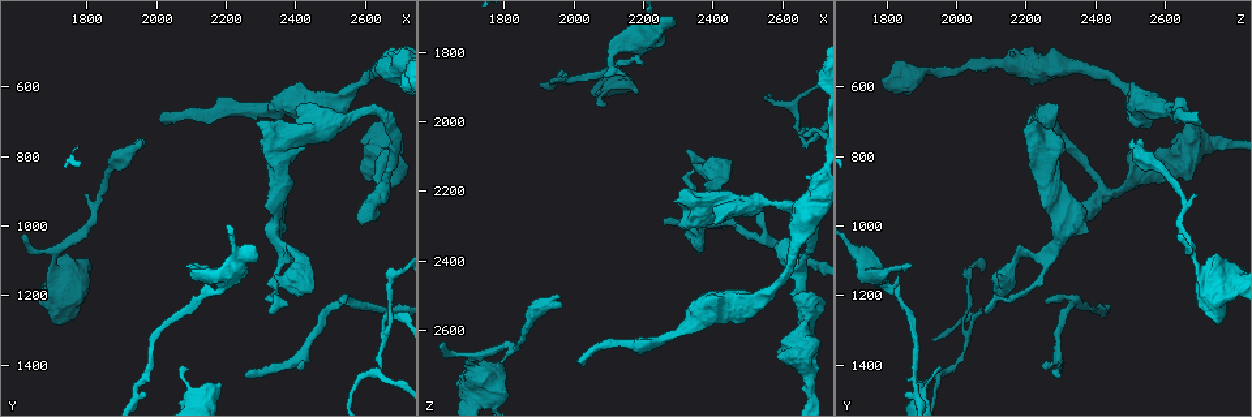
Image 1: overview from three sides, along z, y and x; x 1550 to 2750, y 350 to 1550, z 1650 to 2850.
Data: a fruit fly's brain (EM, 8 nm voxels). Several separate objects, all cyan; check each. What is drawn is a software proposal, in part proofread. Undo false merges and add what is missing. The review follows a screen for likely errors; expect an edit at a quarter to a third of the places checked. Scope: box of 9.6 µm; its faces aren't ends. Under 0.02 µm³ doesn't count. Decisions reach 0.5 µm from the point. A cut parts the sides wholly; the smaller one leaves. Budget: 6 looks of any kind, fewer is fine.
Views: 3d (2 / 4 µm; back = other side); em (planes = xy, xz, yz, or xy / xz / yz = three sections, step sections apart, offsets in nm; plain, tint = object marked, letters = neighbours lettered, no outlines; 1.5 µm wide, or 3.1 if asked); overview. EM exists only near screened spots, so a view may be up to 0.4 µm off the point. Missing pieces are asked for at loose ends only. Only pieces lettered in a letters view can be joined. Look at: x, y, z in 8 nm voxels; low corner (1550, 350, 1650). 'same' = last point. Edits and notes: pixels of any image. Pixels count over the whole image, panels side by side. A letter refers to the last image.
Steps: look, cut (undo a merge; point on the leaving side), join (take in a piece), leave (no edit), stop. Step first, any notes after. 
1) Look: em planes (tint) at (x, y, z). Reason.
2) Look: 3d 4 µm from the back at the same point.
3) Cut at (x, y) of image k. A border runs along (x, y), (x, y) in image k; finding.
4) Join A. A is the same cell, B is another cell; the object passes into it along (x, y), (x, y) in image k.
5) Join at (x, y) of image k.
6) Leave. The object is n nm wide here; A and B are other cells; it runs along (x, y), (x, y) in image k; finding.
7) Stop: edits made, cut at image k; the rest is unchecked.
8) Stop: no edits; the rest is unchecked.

Look: 3d 4 µm at (2260, 1430, 2310). Branch stops here.

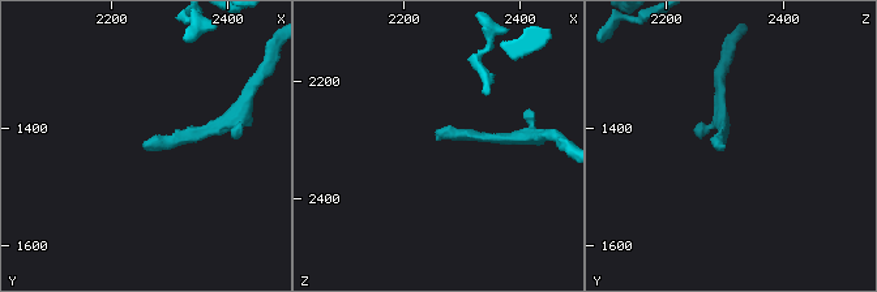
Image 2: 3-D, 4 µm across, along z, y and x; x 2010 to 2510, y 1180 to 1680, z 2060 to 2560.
Look: em xy step 4 (tint) at (2260, 1435, 2305). Now the EM.

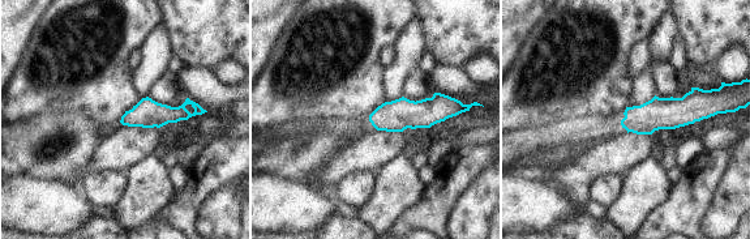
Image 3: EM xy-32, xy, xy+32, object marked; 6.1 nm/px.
Look: em planes (letters) at the same point. Another direction.

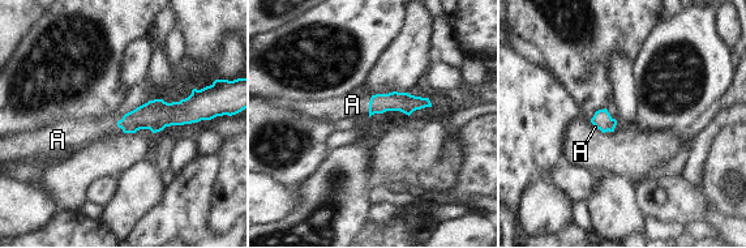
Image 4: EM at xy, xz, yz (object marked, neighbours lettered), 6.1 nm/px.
Join A. The object is 120 nm wide here; A is the same cell; the neuron continues.

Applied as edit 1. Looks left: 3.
Look: em xy step 8 (letters) at (2200, 1150, 1770). Abrupt turn.

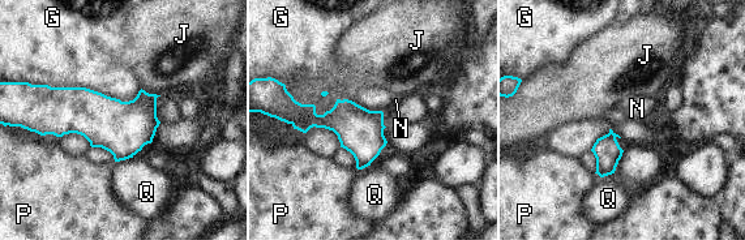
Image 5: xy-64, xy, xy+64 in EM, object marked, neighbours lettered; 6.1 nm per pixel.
Leave. G, J, N, P and Q are other cells; a border runs along (43, 84), (121, 101), (141, 89) in image 5; continuous, no second neuron.

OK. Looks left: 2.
Look: 3d 4 µm at (2030, 700, 2700).

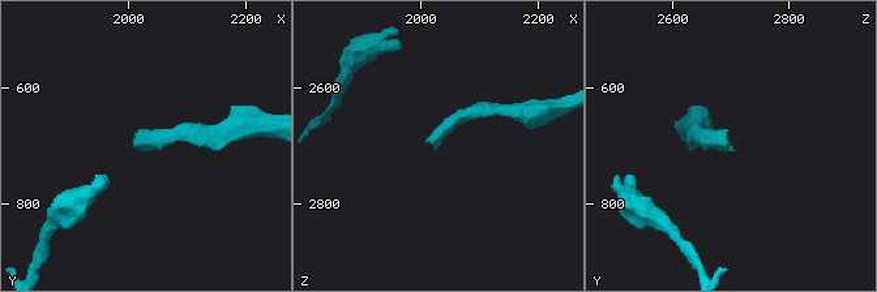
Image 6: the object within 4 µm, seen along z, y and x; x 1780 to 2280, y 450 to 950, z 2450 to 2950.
Look: em planes (letters) at (2030, 710, 2705).

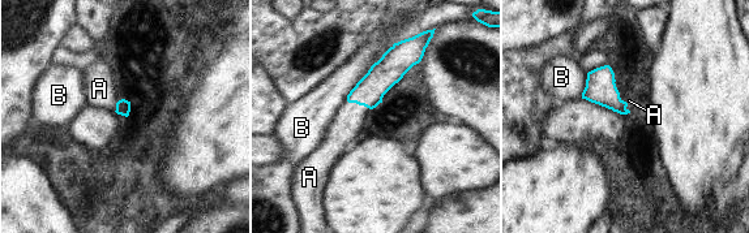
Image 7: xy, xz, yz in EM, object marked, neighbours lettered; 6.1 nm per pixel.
Join A. The longest contact is with B, 460 nm; A is the same cell, B is another cell; the object passes into it along (385, 73), (359, 104), (349, 123) in image 7; the neuron continues.

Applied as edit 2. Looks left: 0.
Stop: edits made, join at image 4, join at image 7; the rest is unchecked.

